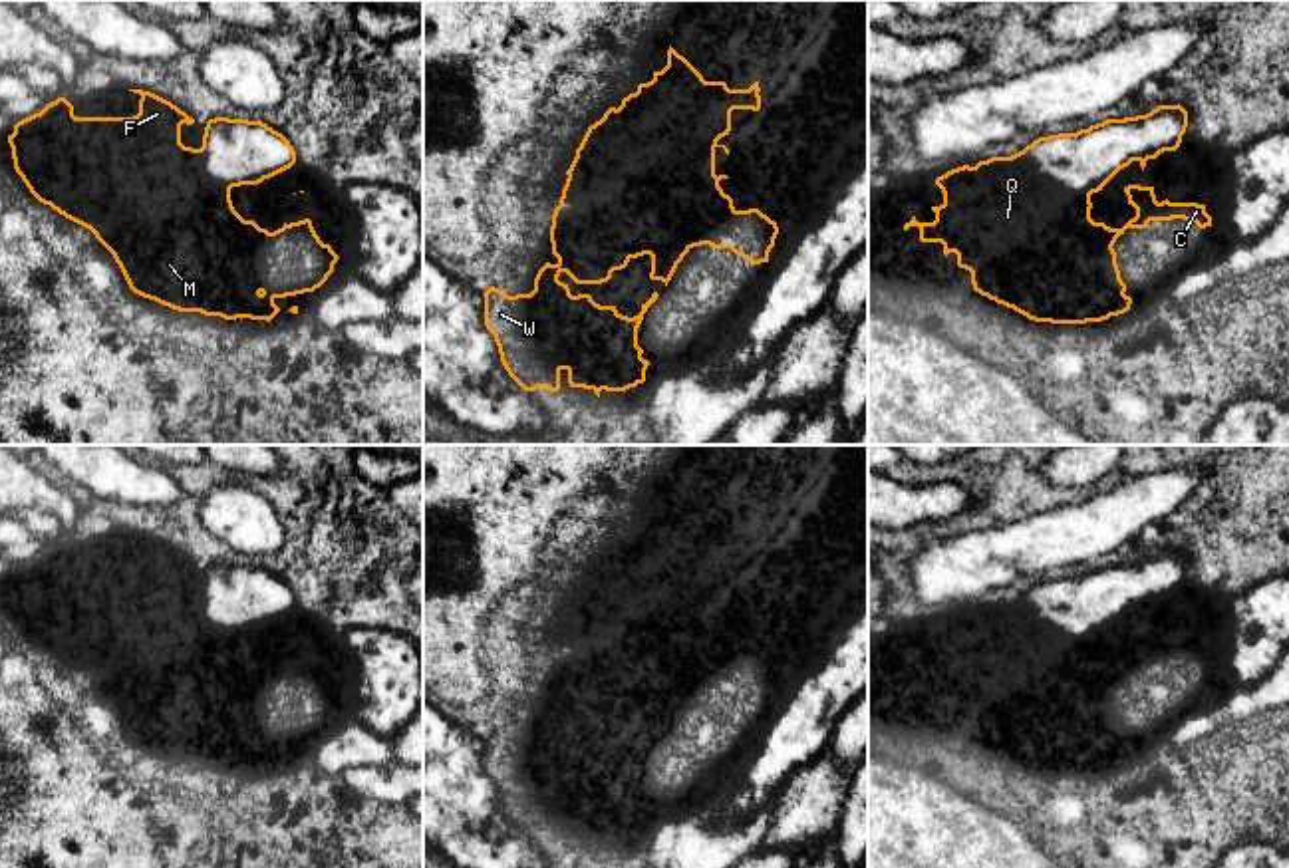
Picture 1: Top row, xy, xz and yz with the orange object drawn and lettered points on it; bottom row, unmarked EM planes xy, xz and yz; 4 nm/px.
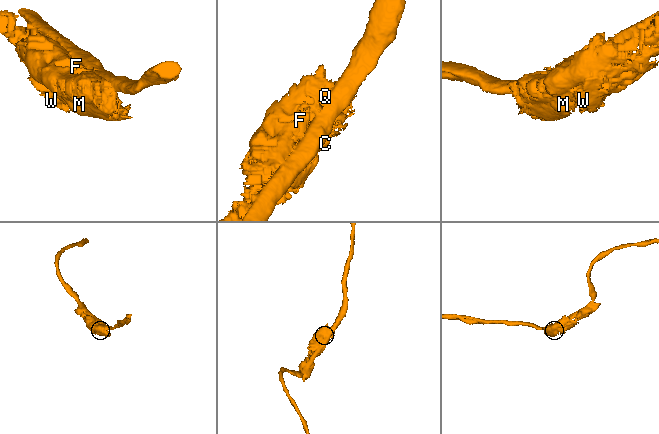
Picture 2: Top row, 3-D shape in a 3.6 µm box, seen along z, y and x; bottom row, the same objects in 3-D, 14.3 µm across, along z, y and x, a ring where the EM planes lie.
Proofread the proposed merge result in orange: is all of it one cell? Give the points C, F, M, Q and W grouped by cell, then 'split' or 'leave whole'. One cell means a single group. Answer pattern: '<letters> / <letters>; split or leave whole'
C / F M Q W; split

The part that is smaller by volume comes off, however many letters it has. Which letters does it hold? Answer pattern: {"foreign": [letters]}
{"foreign": ["C"]}

